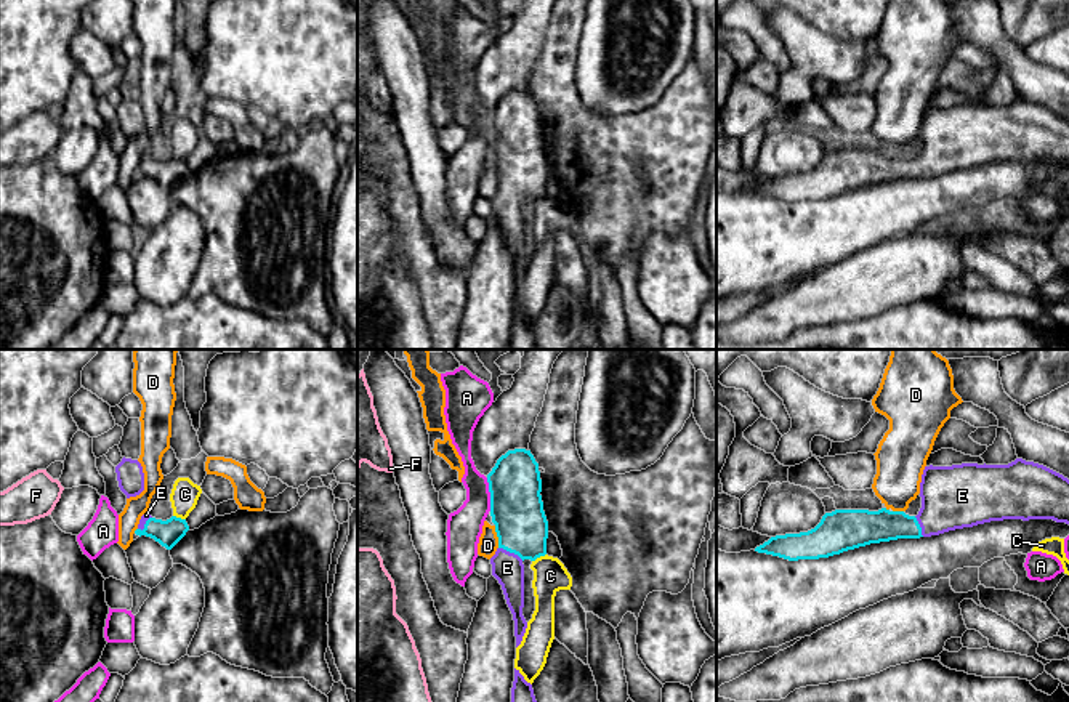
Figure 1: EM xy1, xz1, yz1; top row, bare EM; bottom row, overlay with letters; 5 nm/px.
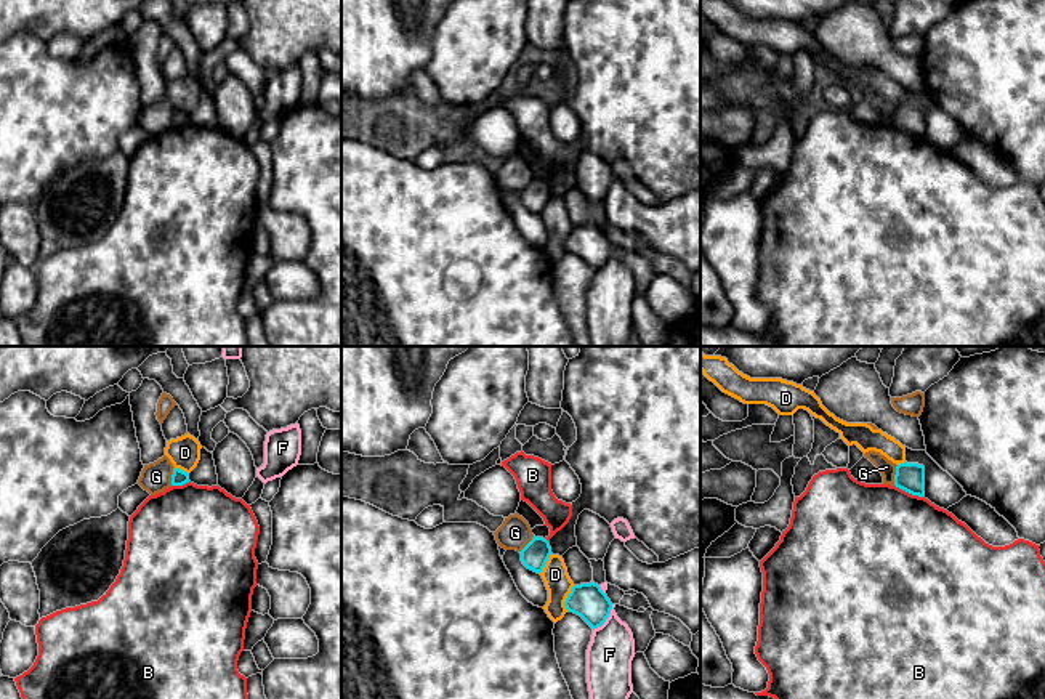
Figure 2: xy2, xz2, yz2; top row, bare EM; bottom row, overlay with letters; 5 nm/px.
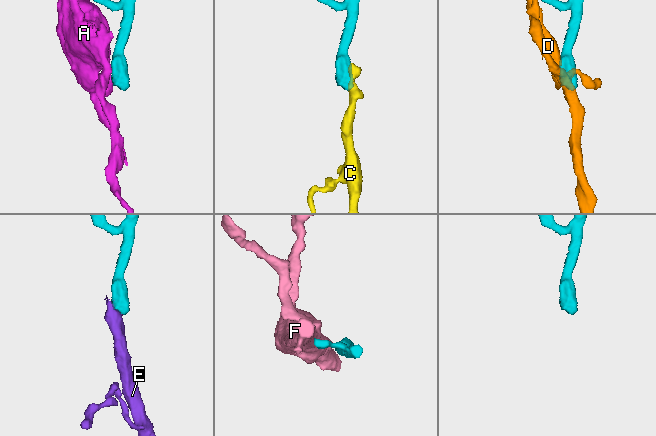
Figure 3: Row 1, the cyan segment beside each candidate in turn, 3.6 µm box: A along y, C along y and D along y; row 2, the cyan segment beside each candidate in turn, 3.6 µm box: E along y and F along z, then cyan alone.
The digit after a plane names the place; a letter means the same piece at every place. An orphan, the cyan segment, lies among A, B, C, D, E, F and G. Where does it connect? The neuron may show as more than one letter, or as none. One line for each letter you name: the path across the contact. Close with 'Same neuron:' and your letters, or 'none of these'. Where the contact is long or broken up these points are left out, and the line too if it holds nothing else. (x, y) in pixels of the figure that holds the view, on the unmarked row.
E: across xz1 (516, 149), (516, 185), (512, 193), (507, 209)
Same neuron: E

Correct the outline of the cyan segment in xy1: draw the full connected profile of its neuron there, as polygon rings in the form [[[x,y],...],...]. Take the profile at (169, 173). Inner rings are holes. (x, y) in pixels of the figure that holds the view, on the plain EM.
[[[149,151],[141,157],[136,176],[146,176],[159,183],[167,191],[171,191],[189,171],[186,160],[171,157],[167,162],[155,160]]]

